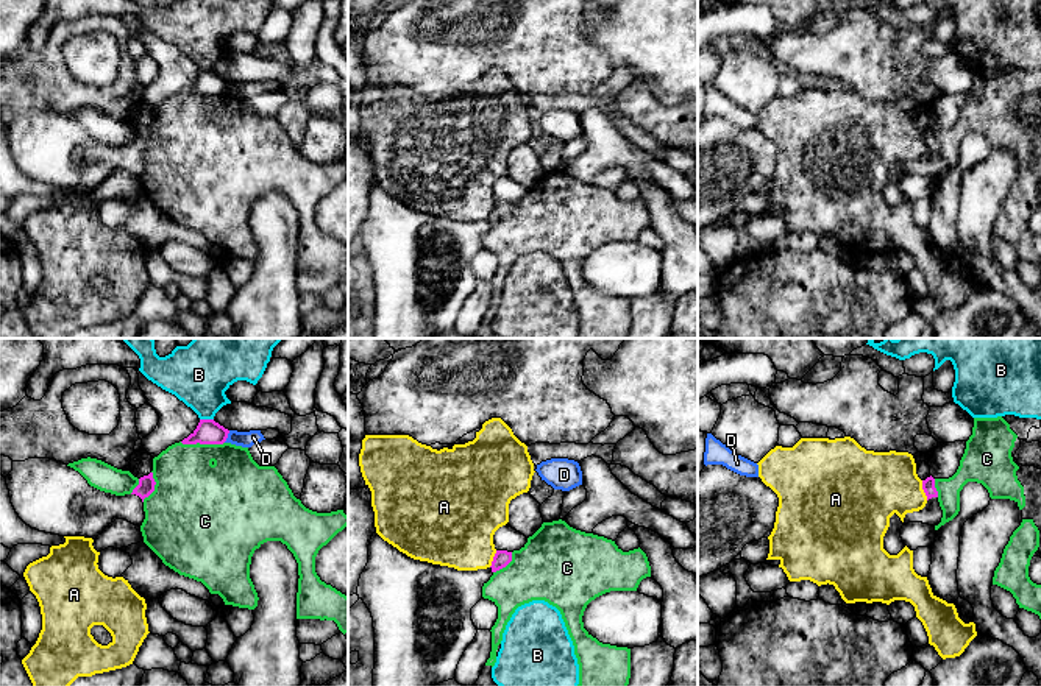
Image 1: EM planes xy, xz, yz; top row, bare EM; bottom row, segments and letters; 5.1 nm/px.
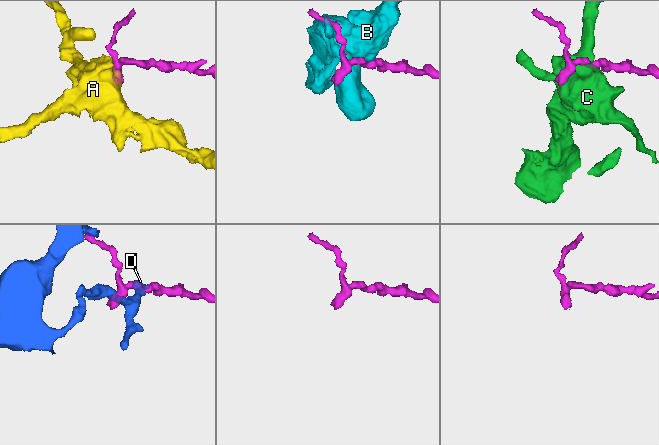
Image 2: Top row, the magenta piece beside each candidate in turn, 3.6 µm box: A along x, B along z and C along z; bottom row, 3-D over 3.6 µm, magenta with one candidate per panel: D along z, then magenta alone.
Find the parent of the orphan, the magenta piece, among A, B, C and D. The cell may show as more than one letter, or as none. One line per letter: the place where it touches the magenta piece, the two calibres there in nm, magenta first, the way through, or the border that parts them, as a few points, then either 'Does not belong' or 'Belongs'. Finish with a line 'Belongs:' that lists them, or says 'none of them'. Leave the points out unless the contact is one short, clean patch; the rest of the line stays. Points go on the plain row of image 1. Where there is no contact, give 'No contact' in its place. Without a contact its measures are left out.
A: Touches magenta at yz (923, 139). Thickness 70 nm (magenta) against 360 nm. Boundary: yz (921, 131), (921, 139), (927, 150). Does not belong
B: Touches magenta at xy (206, 70). Thickness 130 nm (magenta) against 300 nm. Does not belong
C: Touches magenta at xy (202, 94). Thickness 130 nm (magenta) against 360 nm. Does not belong
D: Touches magenta at xy (227, 88). Thickness 130 nm (magenta) against 80 nm. Boundary: xy (230, 81), (223, 92). Does not belong
Belongs: none of them

